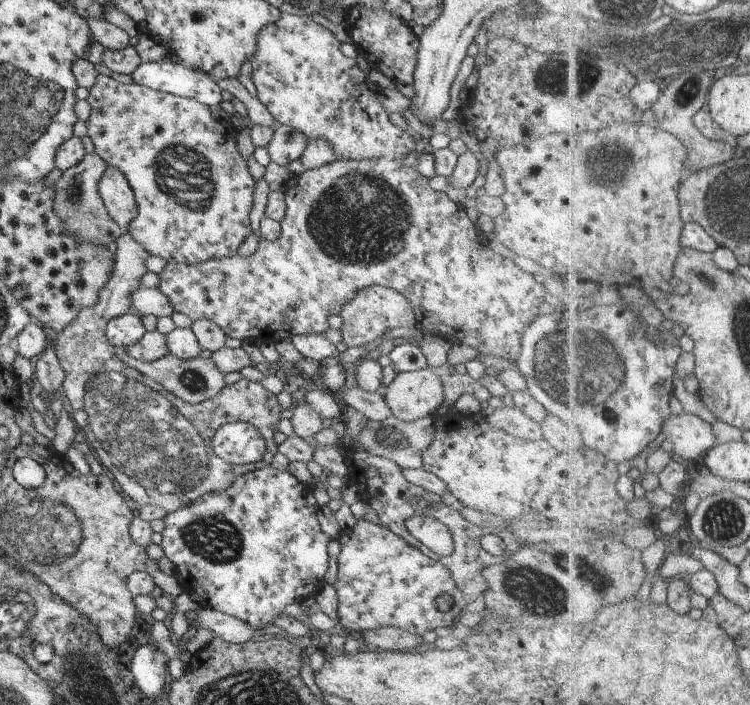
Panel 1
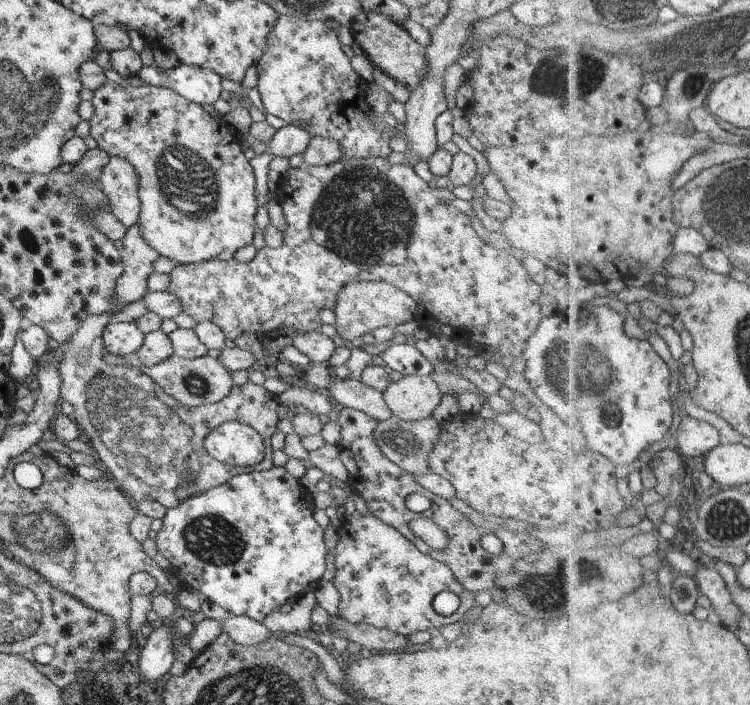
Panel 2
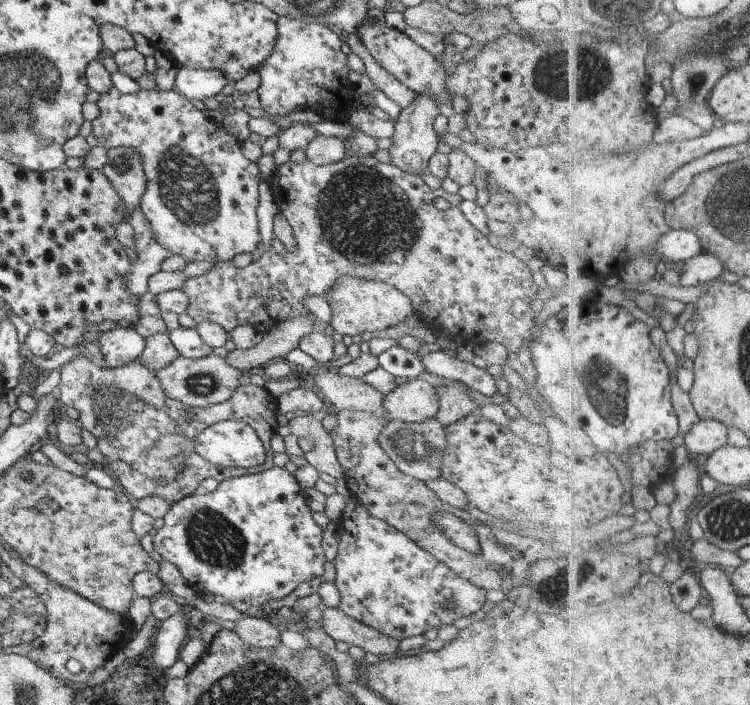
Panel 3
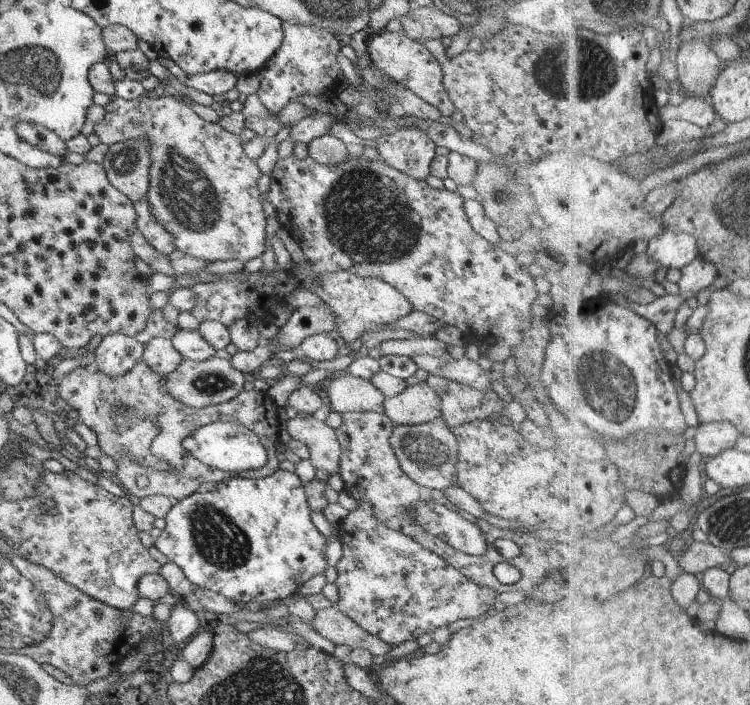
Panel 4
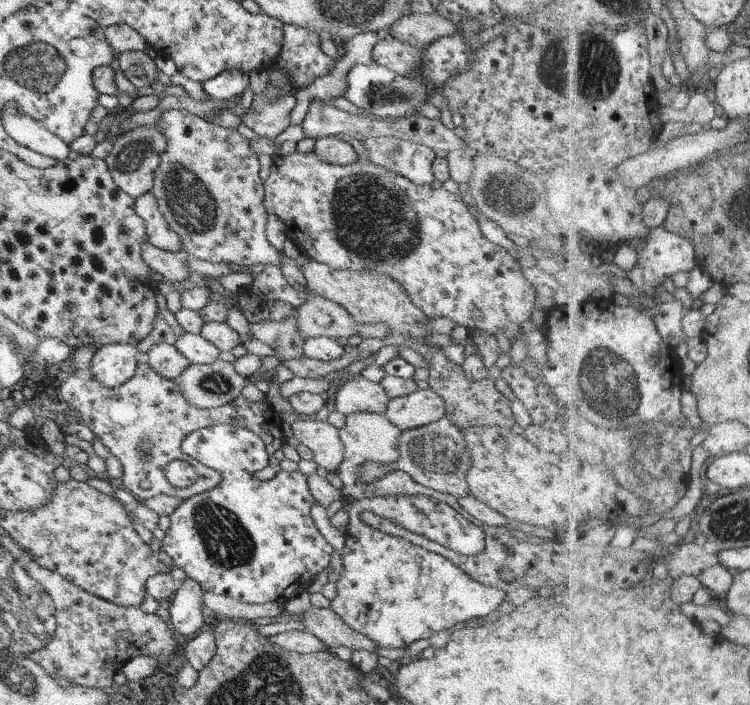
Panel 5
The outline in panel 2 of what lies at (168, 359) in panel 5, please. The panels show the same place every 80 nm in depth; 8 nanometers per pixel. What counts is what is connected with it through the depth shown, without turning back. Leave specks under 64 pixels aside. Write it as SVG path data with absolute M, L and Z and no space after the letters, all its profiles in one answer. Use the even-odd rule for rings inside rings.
M157 330L143 335L142 343L134 352L132 359L143 367L150 367L163 362L173 354L169 338Z

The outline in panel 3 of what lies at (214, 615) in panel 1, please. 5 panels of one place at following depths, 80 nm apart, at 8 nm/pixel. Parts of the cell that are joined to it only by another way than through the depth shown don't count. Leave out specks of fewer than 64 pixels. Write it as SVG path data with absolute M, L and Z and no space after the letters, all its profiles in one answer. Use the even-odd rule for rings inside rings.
M243 616L243 619L235 621L235 631L238 637L248 645L267 648L268 646L280 645L280 631L275 629L271 623L255 617Z

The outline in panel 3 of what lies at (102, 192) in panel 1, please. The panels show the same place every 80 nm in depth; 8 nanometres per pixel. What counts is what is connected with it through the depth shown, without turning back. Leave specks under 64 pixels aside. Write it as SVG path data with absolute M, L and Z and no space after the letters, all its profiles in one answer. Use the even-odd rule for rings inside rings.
M113 147L106 151L106 157L107 160L100 171L124 204L124 220L127 222L130 212L140 203L146 187L142 158L131 147Z

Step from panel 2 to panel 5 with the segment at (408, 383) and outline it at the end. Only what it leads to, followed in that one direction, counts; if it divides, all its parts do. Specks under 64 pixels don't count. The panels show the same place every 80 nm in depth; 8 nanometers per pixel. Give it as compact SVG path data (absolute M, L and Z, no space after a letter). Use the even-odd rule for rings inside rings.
M418 389L388 400L384 417L400 431L438 421L445 414L443 399L431 389Z

